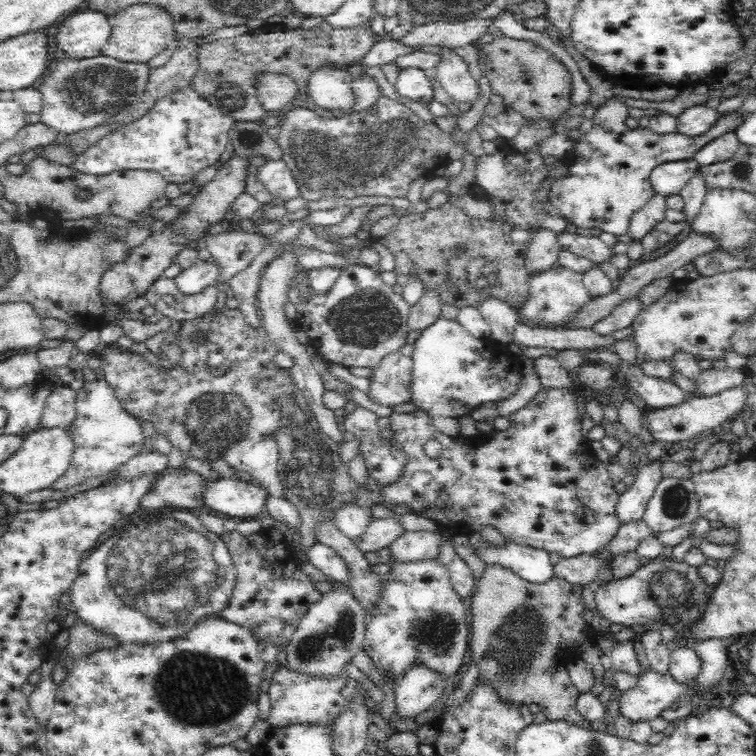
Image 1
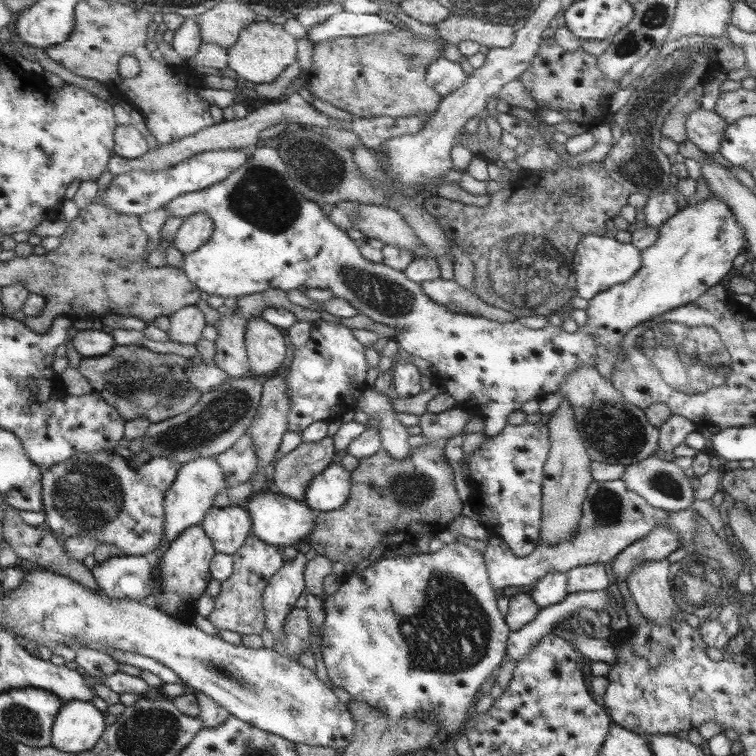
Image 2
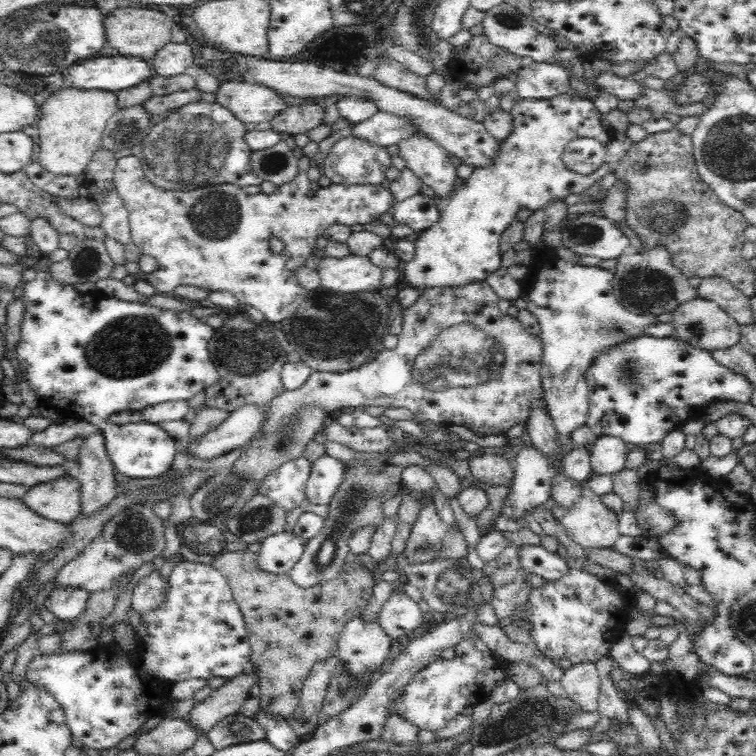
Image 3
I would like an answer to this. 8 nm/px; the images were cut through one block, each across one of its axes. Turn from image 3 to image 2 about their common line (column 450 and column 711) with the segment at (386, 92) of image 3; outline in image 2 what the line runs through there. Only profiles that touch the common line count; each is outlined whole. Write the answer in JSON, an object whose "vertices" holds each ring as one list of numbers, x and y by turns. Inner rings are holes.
{"vertices":[[700,108,692,112,686,120,686,134,690,142,710,156,719,151,728,126,714,110,706,111]]}

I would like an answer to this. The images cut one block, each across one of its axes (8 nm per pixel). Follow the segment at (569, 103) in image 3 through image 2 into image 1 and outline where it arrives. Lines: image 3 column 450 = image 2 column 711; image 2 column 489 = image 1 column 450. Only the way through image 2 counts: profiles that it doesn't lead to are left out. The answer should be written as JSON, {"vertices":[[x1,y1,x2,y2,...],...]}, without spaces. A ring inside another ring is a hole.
{"vertices":[[438,317,416,339,412,350,412,403,426,412,446,436,459,434,458,420,488,402,501,403,516,395,522,380,520,358,510,354,510,374,504,356,488,358,488,342,478,340,457,321]]}

